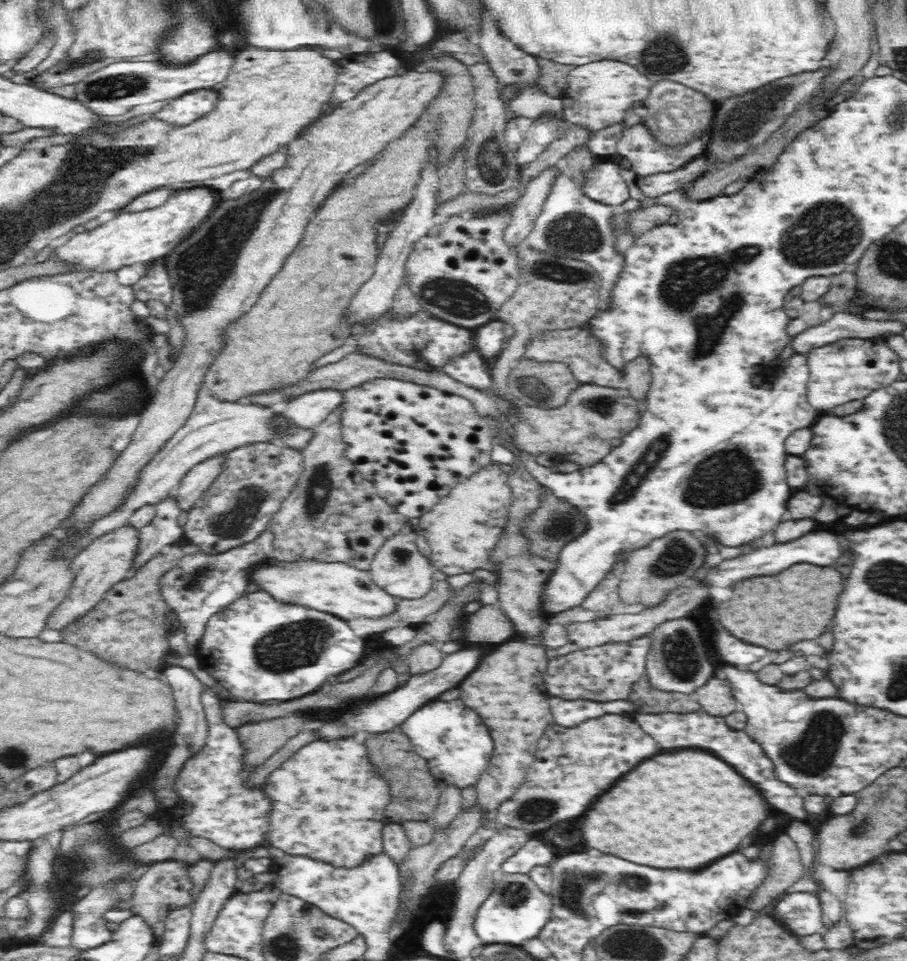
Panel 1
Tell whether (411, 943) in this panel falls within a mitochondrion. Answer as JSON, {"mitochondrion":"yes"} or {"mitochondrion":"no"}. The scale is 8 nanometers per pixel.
{"mitochondrion":"no"}

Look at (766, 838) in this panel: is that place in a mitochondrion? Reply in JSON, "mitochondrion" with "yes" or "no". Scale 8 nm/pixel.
{"mitochondrion":"no"}

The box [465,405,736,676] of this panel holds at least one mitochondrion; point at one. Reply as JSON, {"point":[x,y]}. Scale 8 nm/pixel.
{"point":[659,446]}

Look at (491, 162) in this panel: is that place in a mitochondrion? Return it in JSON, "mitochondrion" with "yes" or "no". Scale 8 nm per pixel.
{"mitochondrion":"yes"}

